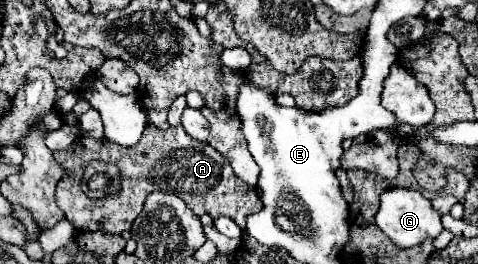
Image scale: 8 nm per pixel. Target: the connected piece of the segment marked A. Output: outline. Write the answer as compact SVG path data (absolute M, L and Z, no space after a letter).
M148 124L140 142L134 146L118 146L106 138L88 140L78 136L68 150L54 152L56 162L66 170L68 178L82 182L82 172L90 160L104 160L118 164L122 174L122 190L118 196L104 200L90 200L84 192L56 192L56 202L64 212L66 220L80 232L100 230L108 234L122 234L130 230L132 222L142 210L146 194L152 190L160 192L178 192L178 196L192 208L196 216L208 214L214 220L220 216L232 218L240 228L246 226L246 216L262 210L262 200L256 188L244 184L230 168L228 160L208 146L190 138L182 126L168 128L166 132Z

